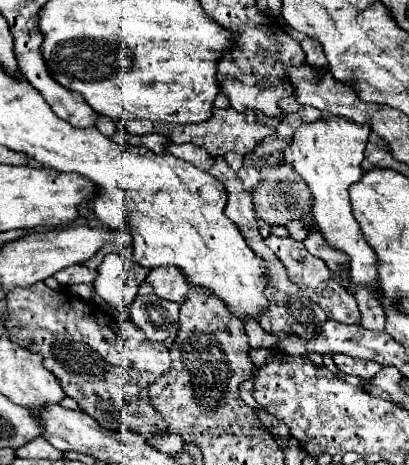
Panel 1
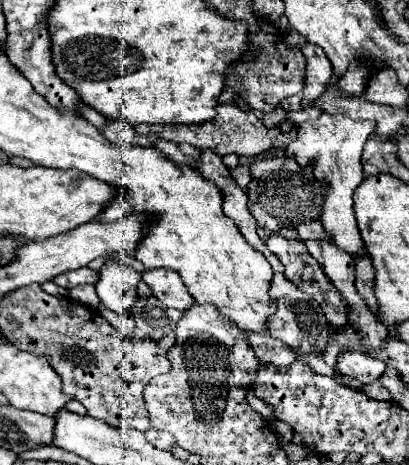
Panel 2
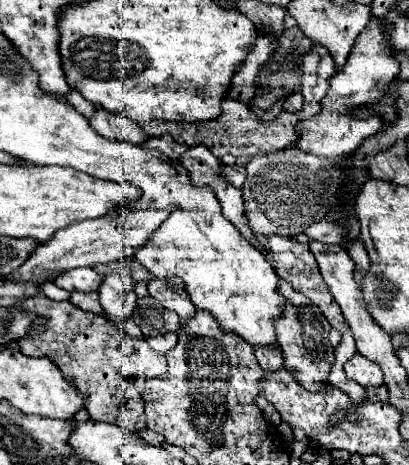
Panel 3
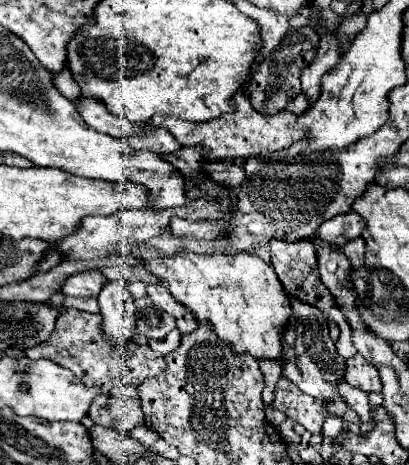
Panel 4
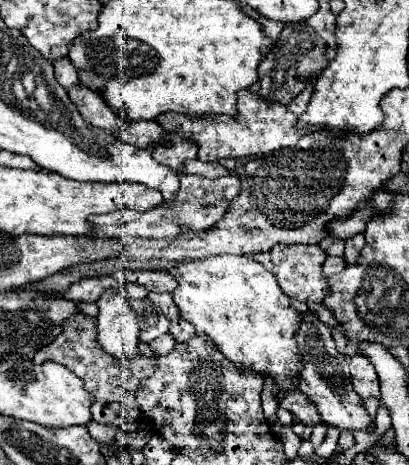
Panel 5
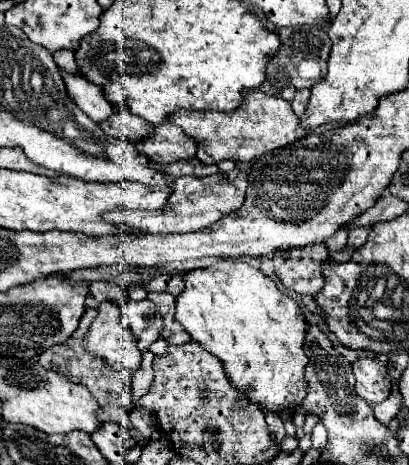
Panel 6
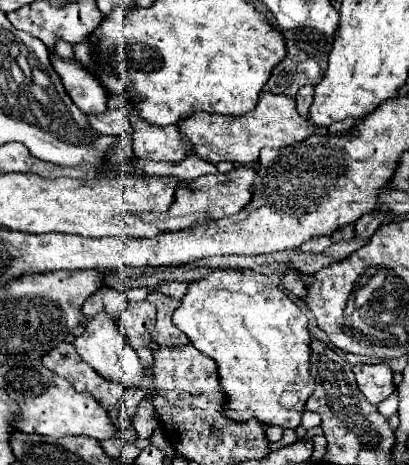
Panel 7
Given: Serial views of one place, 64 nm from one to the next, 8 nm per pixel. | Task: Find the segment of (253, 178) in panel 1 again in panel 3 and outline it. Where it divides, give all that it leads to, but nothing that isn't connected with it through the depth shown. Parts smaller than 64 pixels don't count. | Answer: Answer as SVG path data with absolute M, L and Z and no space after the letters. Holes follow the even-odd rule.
M222 166L224 170L224 176L226 176L226 180L232 180L232 184L236 186L236 188L242 188L242 184L244 184L244 180L246 180L246 168L244 166Z

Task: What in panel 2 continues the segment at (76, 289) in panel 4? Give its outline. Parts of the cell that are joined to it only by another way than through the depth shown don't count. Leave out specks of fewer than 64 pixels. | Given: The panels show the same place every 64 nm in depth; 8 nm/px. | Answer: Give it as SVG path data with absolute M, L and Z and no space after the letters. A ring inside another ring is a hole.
M78 268L78 270L68 270L60 276L56 276L56 282L62 286L62 288L74 288L74 286L80 286L80 284L96 284L98 280L98 272L90 270L90 268Z

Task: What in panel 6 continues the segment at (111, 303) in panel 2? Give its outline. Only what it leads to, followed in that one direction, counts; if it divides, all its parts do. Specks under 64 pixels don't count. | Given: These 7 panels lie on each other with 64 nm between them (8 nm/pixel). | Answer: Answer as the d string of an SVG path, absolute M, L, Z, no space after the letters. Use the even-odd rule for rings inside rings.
M100 304L98 316L92 322L88 334L86 334L86 350L92 352L94 356L102 358L108 366L114 366L116 370L136 370L142 362L142 354L138 350L138 340L132 332L132 328L124 322L122 310L118 304Z

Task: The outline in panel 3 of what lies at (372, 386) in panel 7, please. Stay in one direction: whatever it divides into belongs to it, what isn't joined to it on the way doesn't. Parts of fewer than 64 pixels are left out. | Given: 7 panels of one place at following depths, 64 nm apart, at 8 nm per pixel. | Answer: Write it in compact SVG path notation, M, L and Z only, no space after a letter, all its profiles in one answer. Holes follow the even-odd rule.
M356 352L346 364L344 364L348 380L358 382L360 386L376 386L384 382L384 374L380 372L380 366L376 366L374 360L368 360L360 352Z

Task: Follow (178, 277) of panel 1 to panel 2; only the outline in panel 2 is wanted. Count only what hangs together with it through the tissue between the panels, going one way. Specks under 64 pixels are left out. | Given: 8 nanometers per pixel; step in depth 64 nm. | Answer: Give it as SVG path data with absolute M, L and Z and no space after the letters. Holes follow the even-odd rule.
M156 268L156 272L144 272L142 280L152 288L152 294L162 300L166 306L184 312L192 306L192 296L184 288L184 282L170 268Z

